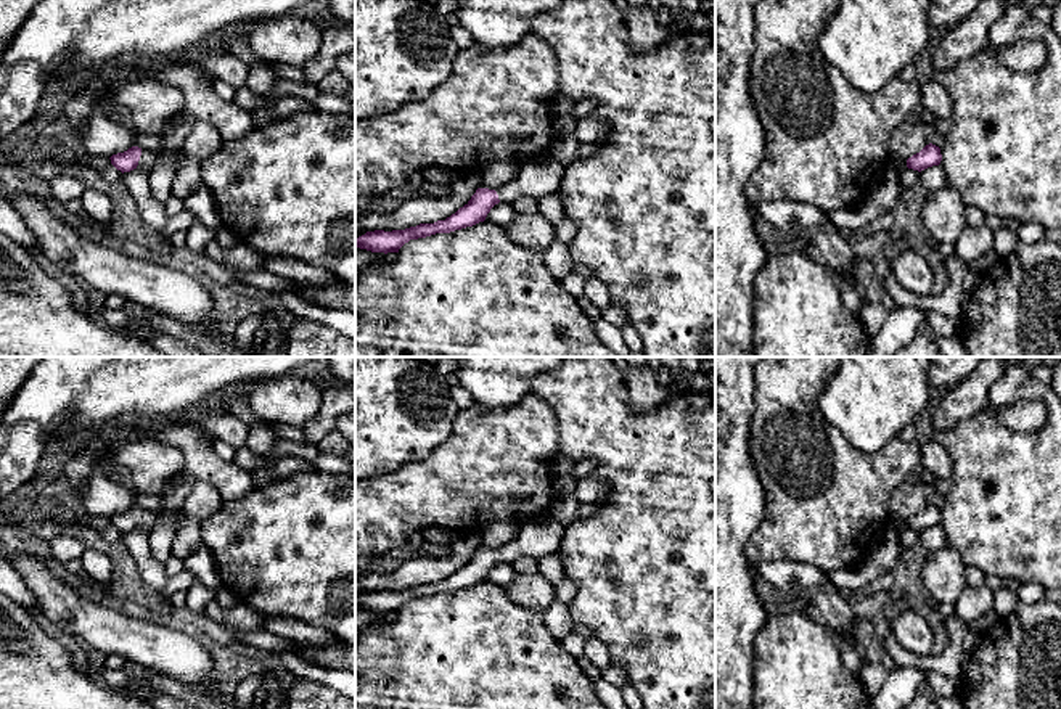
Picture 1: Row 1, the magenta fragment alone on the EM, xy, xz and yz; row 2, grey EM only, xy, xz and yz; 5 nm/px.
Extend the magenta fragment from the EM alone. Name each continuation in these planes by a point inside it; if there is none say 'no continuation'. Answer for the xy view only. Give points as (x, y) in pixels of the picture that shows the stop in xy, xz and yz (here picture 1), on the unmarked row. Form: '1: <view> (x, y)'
1: xy (148, 520)

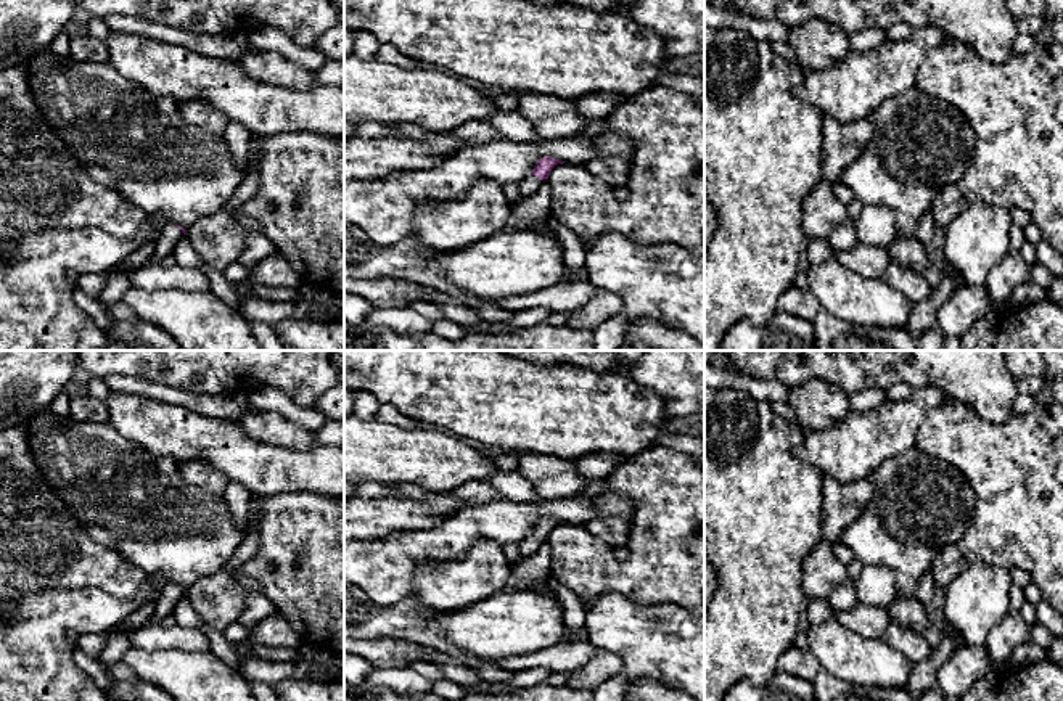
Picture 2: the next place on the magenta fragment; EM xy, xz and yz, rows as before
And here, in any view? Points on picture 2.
1: xy (171, 595)

